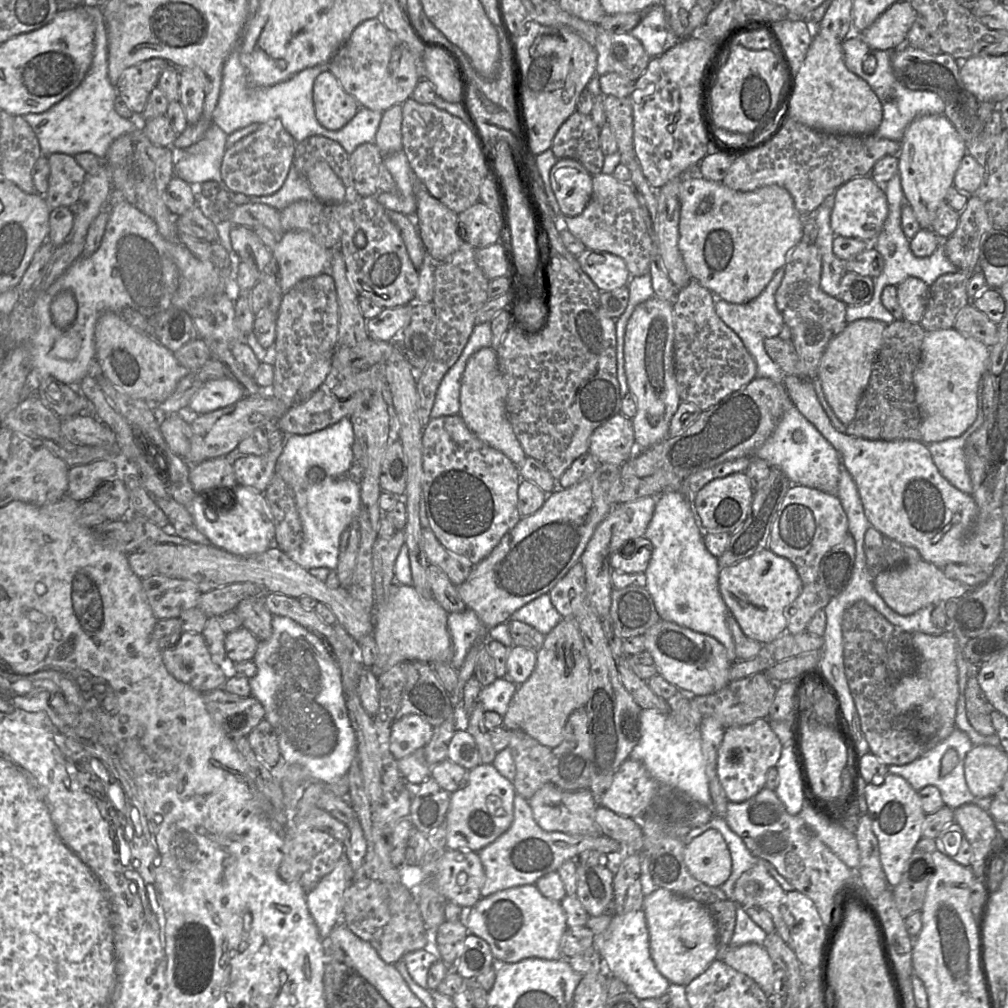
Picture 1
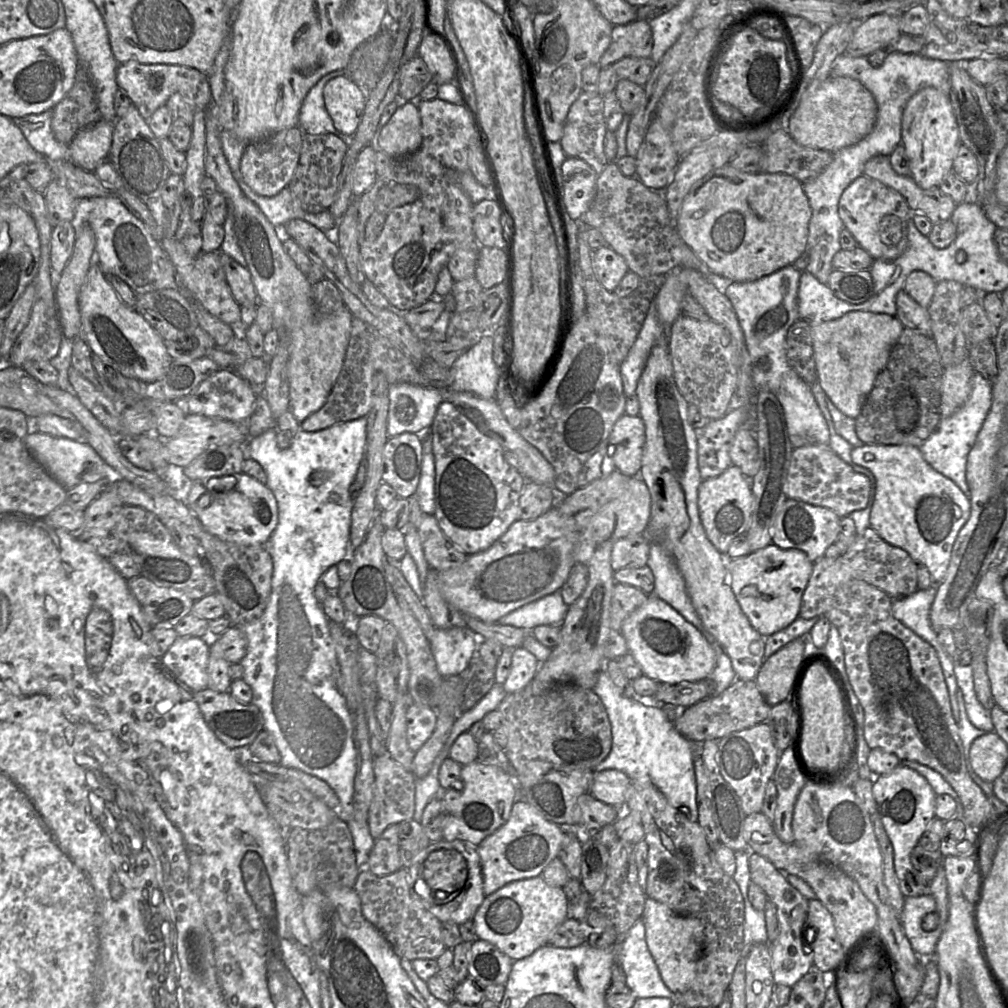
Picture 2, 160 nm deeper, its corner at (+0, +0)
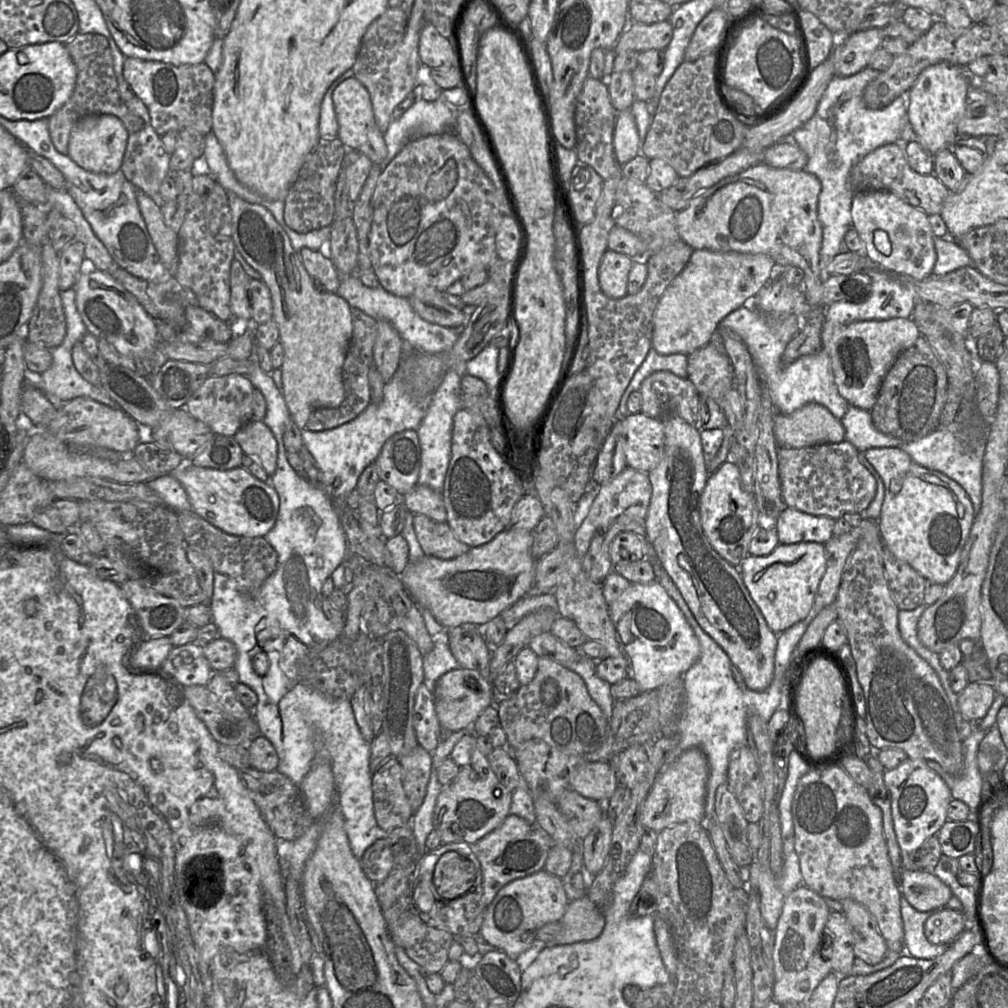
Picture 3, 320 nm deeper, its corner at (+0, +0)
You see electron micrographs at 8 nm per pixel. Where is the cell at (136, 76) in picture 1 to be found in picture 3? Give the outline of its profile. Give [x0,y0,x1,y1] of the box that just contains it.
[123,57,215,137]

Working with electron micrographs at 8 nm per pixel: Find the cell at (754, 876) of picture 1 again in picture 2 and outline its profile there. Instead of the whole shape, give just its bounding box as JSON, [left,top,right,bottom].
[749,850,813,987]

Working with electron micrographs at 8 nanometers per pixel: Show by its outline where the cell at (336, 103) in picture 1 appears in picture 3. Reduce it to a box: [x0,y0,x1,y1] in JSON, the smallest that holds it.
[332,77,387,166]

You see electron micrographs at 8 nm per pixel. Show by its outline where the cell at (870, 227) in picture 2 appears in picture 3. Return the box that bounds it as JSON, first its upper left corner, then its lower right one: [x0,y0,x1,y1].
[852,191,937,280]

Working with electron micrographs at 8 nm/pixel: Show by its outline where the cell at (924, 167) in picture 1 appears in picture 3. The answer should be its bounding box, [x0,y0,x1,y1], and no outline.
[907,62,972,155]

